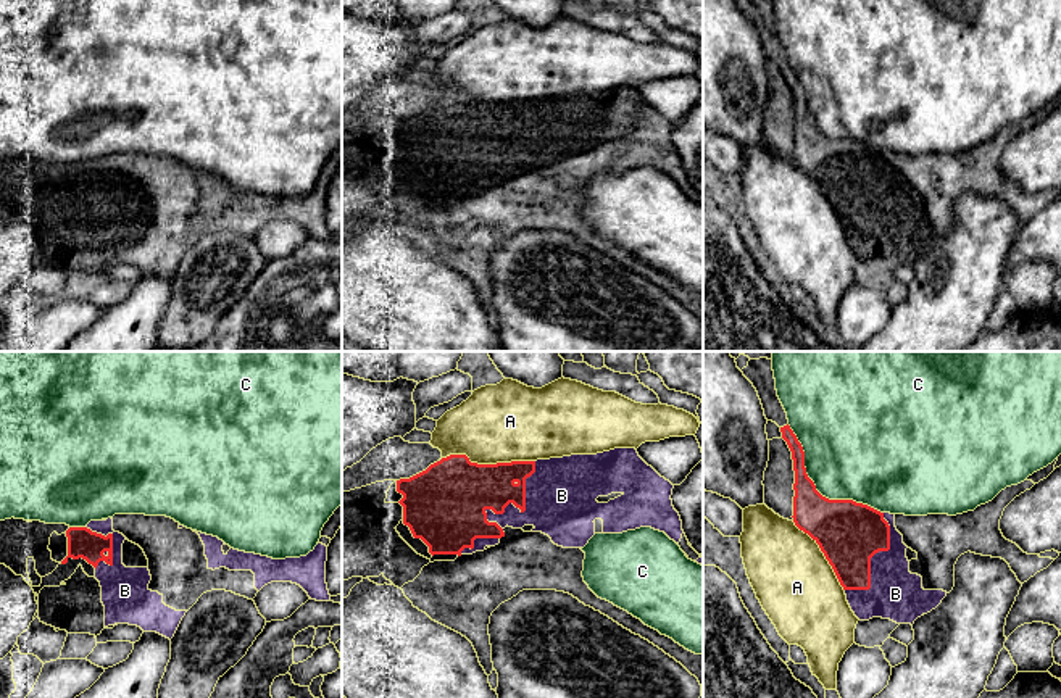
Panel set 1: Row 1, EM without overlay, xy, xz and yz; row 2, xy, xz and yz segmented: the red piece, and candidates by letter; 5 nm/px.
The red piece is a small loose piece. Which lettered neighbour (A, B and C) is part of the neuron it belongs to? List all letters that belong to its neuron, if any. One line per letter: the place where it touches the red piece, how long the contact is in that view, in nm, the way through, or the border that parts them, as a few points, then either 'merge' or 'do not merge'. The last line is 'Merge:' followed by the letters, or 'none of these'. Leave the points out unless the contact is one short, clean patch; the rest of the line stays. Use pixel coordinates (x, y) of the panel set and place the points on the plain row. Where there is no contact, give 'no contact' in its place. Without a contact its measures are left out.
A: contact xz (487, 103); length 480 nm; do not merge
B: contact xz (523, 150); length 400 nm; merge
C: contact yz (816, 129); length 650 nm; do not merge
Merge: B

